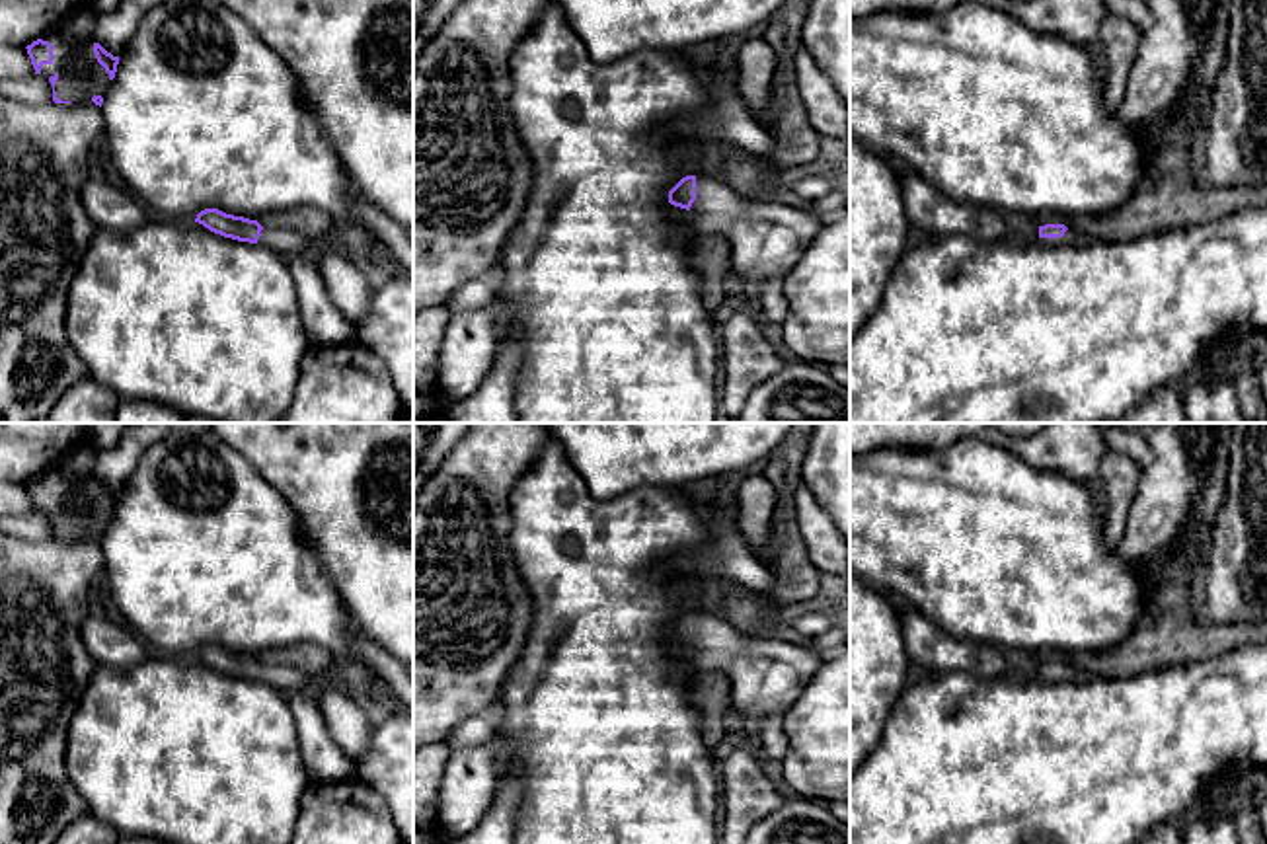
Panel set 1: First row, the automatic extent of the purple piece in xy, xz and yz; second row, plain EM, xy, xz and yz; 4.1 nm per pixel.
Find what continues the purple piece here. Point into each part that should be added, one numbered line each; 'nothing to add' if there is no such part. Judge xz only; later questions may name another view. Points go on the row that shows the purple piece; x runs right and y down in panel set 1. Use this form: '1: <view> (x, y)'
1: xz (770, 236)

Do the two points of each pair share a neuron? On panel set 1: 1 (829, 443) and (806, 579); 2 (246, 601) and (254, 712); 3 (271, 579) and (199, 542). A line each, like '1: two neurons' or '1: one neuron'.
1: two neurons
2: two neurons
3: one neuron

